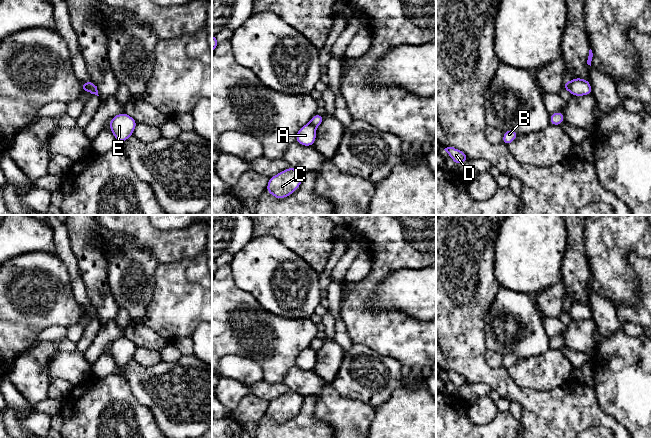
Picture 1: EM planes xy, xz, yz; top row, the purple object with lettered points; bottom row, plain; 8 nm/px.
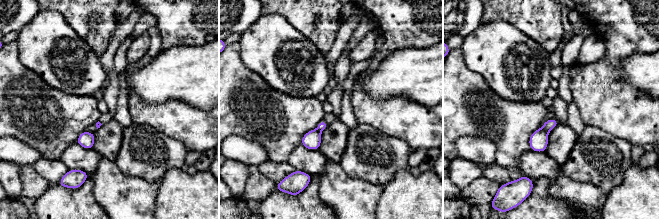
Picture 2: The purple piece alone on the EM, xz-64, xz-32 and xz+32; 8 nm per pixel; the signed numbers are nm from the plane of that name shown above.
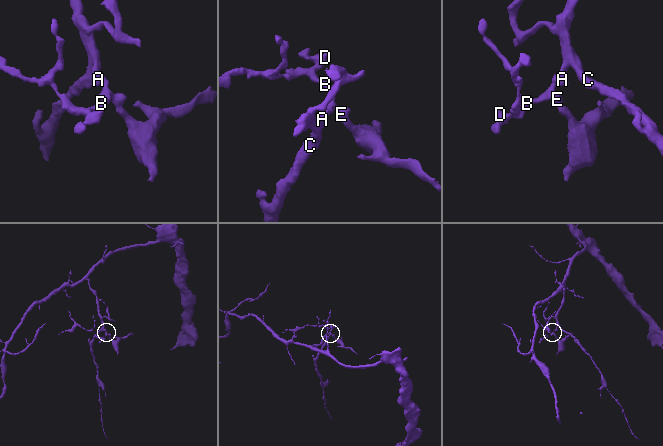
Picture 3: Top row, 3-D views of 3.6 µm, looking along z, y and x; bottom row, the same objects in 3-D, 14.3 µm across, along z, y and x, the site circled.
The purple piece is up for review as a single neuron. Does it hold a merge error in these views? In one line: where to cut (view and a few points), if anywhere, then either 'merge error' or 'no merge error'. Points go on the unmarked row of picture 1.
cut in xz along (309, 346), (315, 351); merge error

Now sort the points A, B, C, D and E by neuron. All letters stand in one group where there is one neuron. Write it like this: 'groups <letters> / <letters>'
groups A C / B D E

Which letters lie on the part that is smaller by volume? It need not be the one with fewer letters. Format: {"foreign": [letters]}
{"foreign": ["B", "D", "E"]}

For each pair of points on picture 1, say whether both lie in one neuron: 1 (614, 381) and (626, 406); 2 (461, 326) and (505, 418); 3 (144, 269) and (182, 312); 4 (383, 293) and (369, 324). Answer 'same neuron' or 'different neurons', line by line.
1: same neuron
2: different neurons
3: different neurons
4: different neurons

